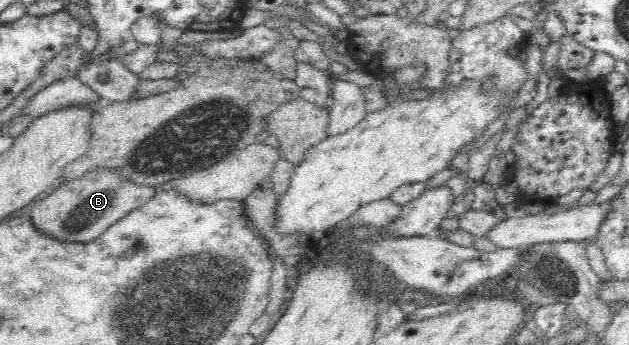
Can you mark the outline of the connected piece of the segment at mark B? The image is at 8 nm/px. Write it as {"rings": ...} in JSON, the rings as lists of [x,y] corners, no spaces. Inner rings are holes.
{"rings":[[[100,168],[86,172],[86,175],[76,181],[57,184],[44,195],[42,201],[35,203],[26,215],[32,219],[32,224],[44,233],[50,233],[62,241],[88,243],[100,237],[120,217],[148,203],[154,193],[154,187],[136,185],[116,171]]]}

